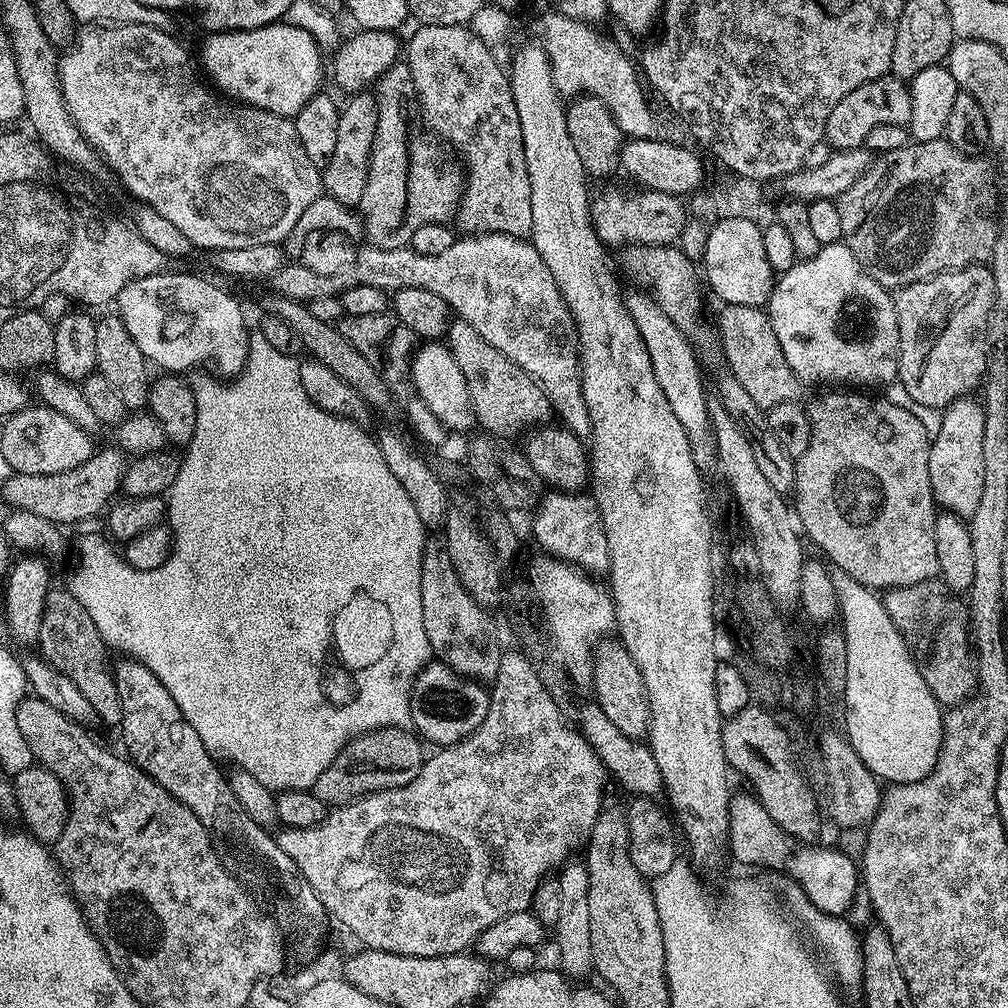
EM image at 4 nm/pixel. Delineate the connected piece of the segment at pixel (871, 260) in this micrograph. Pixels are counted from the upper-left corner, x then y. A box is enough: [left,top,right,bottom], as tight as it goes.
[838,138,1000,290]

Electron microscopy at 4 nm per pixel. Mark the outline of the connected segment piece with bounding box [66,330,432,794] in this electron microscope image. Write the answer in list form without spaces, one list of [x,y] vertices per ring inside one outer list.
[[[253,331],[250,336],[248,363],[244,365],[244,371],[233,383],[237,384],[233,388],[202,388],[202,386],[196,388],[198,422],[194,430],[194,438],[186,446],[185,452],[188,453],[183,453],[177,480],[166,493],[166,527],[172,532],[172,553],[168,555],[166,562],[162,566],[158,566],[158,570],[146,570],[145,572],[134,570],[129,566],[127,560],[118,555],[117,549],[116,552],[112,549],[114,547],[113,541],[107,535],[101,534],[99,536],[96,532],[84,532],[76,540],[76,561],[73,562],[72,573],[69,574],[68,581],[66,581],[68,592],[74,594],[74,598],[78,598],[78,602],[82,602],[82,610],[86,610],[90,614],[90,618],[94,618],[94,626],[98,626],[98,634],[102,634],[109,649],[121,648],[124,651],[121,653],[127,654],[133,660],[142,661],[151,670],[154,678],[158,678],[158,682],[162,682],[162,686],[166,686],[166,690],[170,690],[170,698],[174,698],[174,702],[178,702],[178,710],[182,710],[186,722],[190,722],[190,726],[194,726],[194,730],[198,730],[198,738],[202,738],[202,742],[209,752],[220,758],[229,756],[236,768],[246,770],[246,774],[254,774],[254,778],[258,778],[258,782],[262,782],[262,786],[266,786],[274,794],[295,788],[311,790],[314,782],[318,782],[322,770],[326,770],[326,766],[330,766],[330,762],[334,762],[336,755],[354,737],[361,736],[363,732],[373,732],[379,728],[404,728],[412,719],[410,702],[408,701],[408,697],[412,694],[412,683],[420,669],[429,663],[432,656],[432,647],[426,638],[426,625],[422,622],[422,554],[426,539],[426,529],[422,518],[418,518],[418,510],[414,510],[414,502],[410,498],[410,494],[406,494],[406,490],[402,490],[402,482],[398,482],[398,478],[394,478],[390,466],[386,466],[386,458],[382,458],[382,450],[376,445],[376,436],[373,433],[363,432],[360,429],[363,427],[358,426],[355,420],[344,420],[340,416],[322,411],[312,401],[310,394],[306,394],[306,390],[302,386],[300,365],[301,361],[297,357],[287,356],[281,354],[279,350],[274,350],[274,346],[270,346],[270,342],[266,342],[263,331]]]

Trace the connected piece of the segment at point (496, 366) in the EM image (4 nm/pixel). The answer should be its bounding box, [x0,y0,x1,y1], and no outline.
[446,319,550,438]

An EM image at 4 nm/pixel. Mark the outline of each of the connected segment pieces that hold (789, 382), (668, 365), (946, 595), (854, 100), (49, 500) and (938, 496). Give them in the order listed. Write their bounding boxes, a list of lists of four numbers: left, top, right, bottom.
[[716,304,802,410],[630,296,710,445],[883,578,978,706],[824,74,911,150],[2,447,126,526],[930,398,986,518]]

